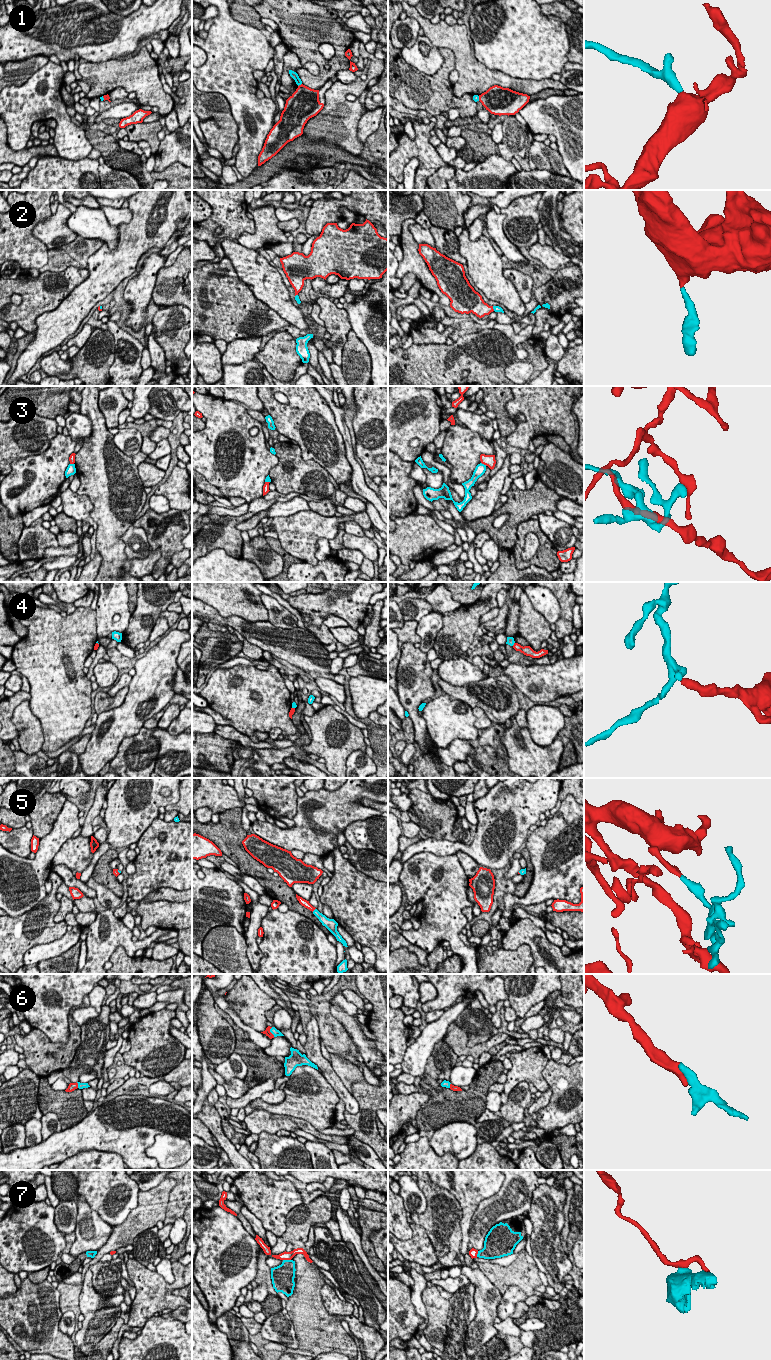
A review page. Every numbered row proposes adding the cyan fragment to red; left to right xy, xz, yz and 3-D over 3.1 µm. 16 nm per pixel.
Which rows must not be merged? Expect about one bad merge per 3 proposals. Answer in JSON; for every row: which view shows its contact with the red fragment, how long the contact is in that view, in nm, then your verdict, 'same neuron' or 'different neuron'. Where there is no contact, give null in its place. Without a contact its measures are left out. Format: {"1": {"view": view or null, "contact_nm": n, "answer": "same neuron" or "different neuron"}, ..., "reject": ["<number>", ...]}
{"1": {"view": "xz", "contact_nm": 80, "answer": "different neuron"}, "2": {"view": "yz", "contact_nm": 90, "answer": "same neuron"}, "3": {"view": "yz", "contact_nm": 110, "answer": "different neuron"}, "4": {"view": "yz", "contact_nm": 70, "answer": "different neuron"}, "5": {"view": "xz", "contact_nm": 80, "answer": "same neuron"}, "6": {"view": "xz", "contact_nm": 170, "answer": "same neuron"}, "7": {"view": "xz", "contact_nm": 130, "answer": "different neuron"}, "reject": ["1", "3", "4", "7"]}

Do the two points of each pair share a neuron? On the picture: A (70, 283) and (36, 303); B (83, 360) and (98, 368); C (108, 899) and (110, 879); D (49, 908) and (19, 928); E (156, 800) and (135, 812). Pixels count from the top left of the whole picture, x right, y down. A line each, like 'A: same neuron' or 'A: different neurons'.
A: same neuron
B: same neuron
C: different neurons
D: same neuron
E: same neuron

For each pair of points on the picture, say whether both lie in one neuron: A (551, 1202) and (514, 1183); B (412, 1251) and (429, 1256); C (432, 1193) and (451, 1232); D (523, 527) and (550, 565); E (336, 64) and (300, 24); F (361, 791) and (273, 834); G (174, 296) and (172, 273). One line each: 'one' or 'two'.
A: two
B: one
C: one
D: one
E: one
F: one
G: one

